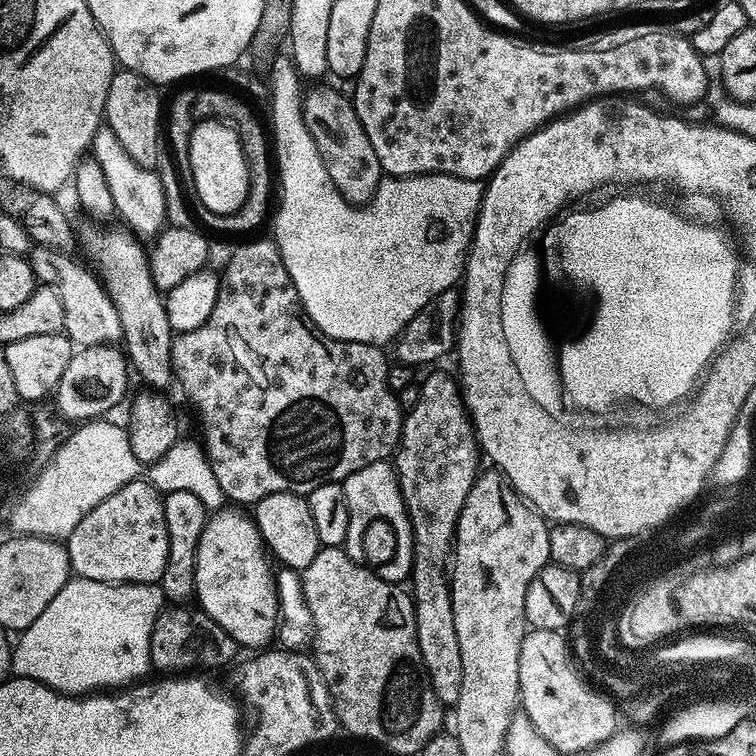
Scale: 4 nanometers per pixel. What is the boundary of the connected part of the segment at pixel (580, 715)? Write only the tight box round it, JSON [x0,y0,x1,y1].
[518,628,617,754]

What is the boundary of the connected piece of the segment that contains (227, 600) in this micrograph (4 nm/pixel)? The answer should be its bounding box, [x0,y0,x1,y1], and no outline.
[194,510,278,650]

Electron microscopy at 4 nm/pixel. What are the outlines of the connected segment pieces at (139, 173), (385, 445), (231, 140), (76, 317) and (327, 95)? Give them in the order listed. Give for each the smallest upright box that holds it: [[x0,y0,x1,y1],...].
[[91,126,166,238],[172,239,402,506],[189,118,248,214],[31,247,123,347],[302,88,382,206]]

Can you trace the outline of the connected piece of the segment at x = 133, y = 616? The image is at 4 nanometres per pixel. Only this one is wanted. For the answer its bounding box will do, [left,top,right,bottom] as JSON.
[11,579,165,694]

